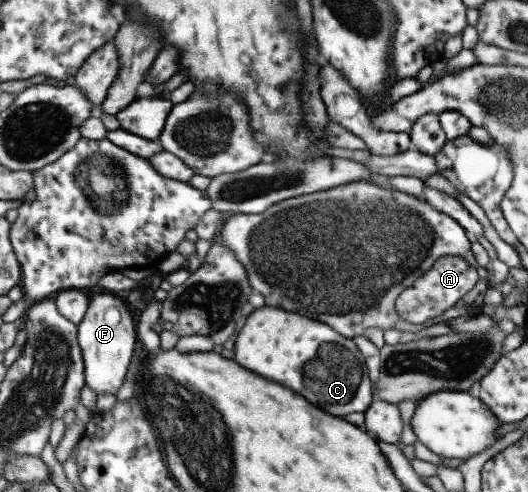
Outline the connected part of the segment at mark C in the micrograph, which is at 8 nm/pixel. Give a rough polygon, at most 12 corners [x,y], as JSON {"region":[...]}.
{"region":[[260,307],[232,351],[240,367],[328,415],[374,400],[351,339]]}

